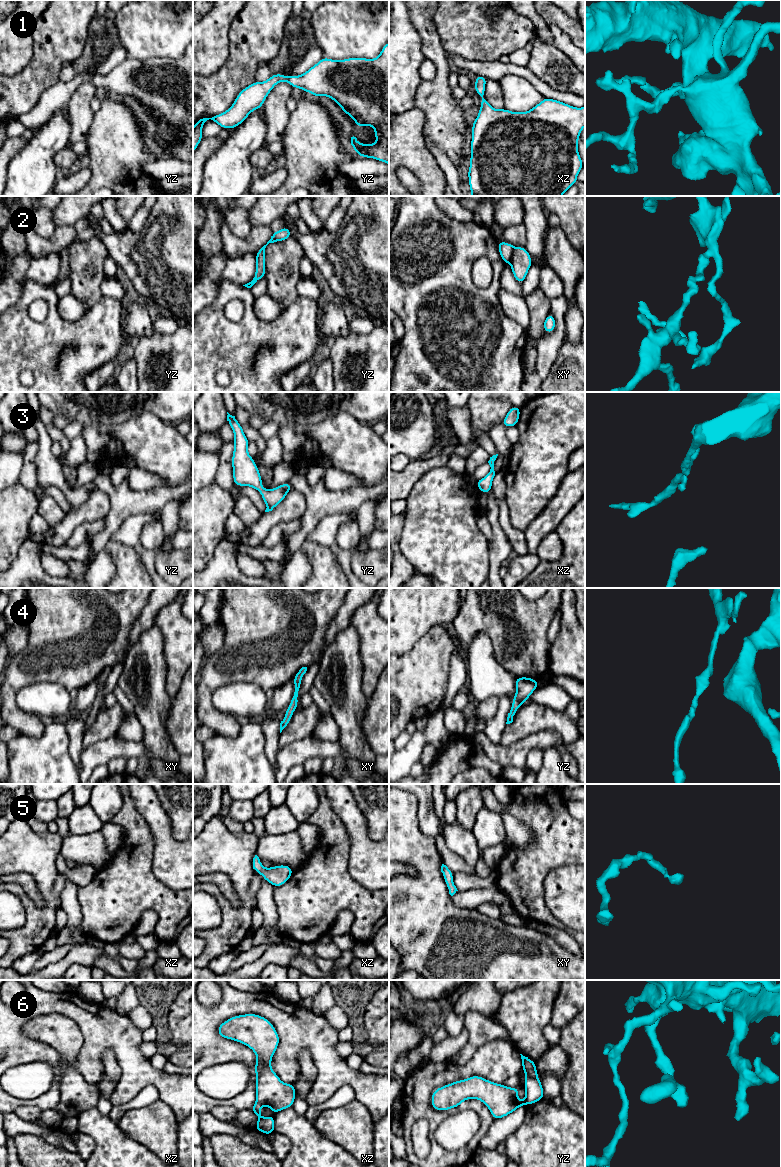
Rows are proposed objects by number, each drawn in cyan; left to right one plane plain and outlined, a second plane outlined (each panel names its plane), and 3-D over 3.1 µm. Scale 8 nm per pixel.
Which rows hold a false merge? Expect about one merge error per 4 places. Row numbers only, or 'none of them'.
2, 6

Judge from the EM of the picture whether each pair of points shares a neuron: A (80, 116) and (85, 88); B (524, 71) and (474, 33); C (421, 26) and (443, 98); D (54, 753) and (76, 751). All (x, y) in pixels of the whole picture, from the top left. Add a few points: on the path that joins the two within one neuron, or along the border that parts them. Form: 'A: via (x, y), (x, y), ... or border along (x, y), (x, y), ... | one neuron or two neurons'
A: via (80, 109), (80, 100), (83, 95) | one neuron
B: border along (498, 59), (475, 61) | two neurons
C: via (431, 44), (441, 62), (441, 80) | one neuron
D: border along (65, 729), (68, 735), (68, 753), (78, 771) | two neurons

